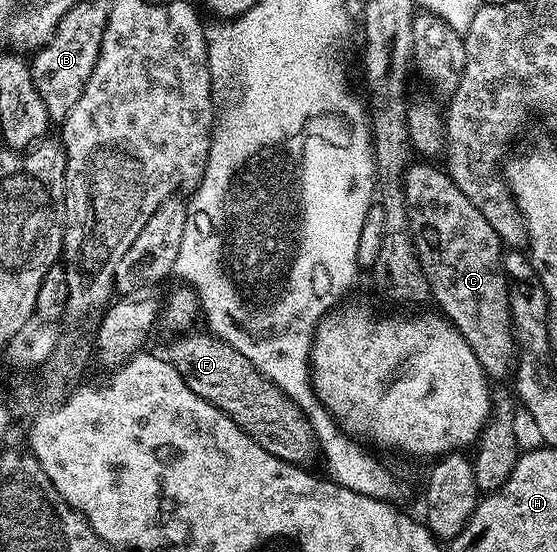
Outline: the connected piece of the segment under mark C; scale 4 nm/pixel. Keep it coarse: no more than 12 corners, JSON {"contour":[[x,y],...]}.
{"contour":[[430,161],[404,176],[433,302],[487,376],[511,374],[504,245]]}

